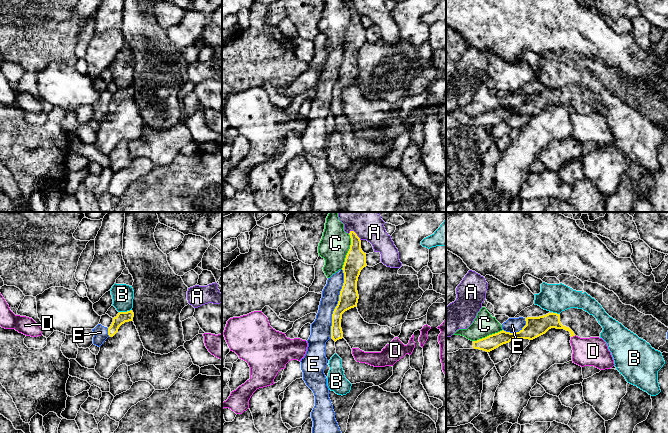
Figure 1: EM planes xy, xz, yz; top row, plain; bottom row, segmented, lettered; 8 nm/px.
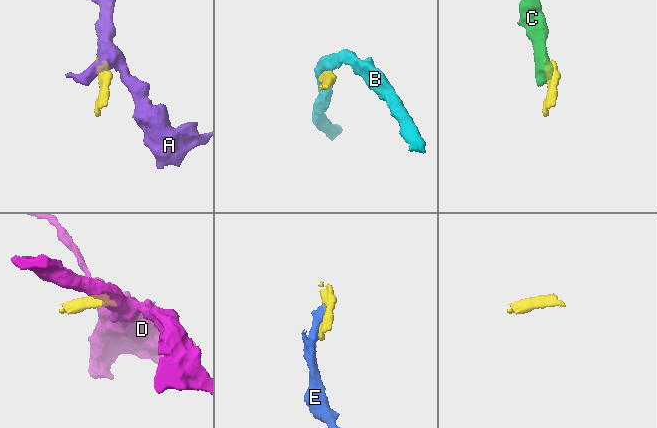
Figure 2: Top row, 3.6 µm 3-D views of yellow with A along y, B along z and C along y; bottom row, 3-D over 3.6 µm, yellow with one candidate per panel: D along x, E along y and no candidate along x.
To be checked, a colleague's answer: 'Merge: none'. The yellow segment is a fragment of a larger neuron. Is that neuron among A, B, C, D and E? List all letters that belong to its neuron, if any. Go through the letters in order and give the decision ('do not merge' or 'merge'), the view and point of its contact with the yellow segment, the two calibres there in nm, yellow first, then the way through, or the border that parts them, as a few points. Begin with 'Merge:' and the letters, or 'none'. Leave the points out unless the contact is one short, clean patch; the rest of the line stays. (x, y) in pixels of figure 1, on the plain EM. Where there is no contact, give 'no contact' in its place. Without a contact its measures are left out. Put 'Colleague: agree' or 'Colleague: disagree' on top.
Colleague: agree
Merge: none
A: do not merge; contact xz (356, 10); calibres 170 and 160 nm; border xz (349, 7), (353, 7), (360, 16)
B: do not merge; contact xy (125, 88); calibres 90 and 170 nm; border xy (131, 85), (119, 88)
C: do not merge; contact xz (348, 27); calibres 170 and 240 nm; border xz (349, 10), (350, 24), (341, 44)
D: do not merge; contact yz (573, 111); calibres 130 and 240 nm; border yz (575, 111), (571, 113)
E: do not merge; contact xz (338, 79); calibres 160 and 160 nm

